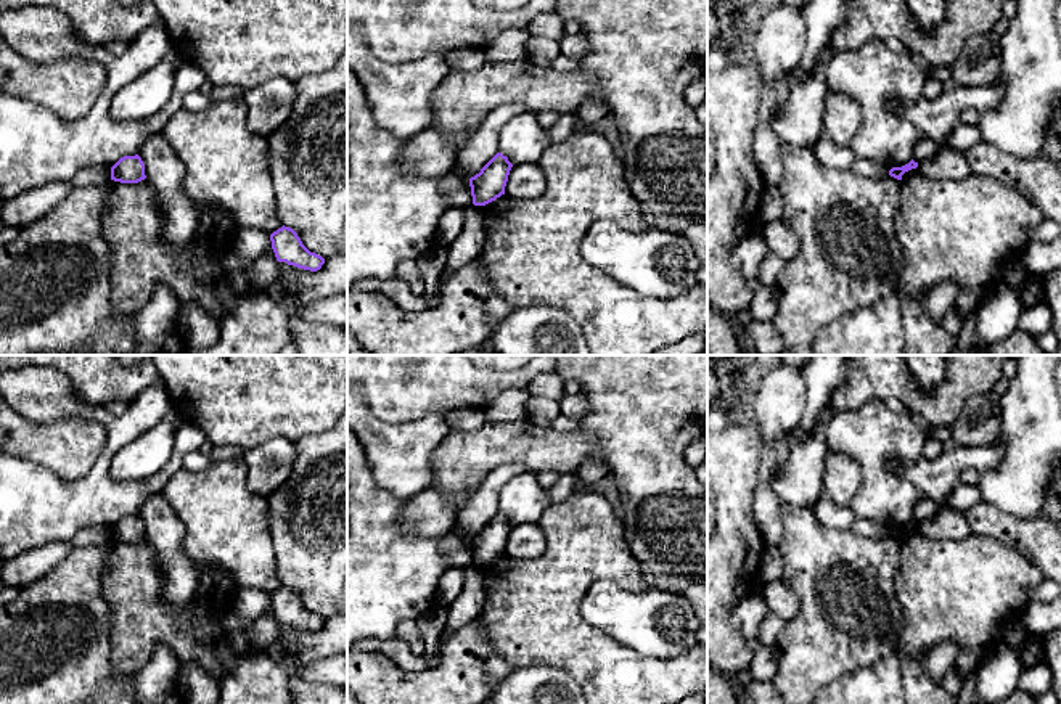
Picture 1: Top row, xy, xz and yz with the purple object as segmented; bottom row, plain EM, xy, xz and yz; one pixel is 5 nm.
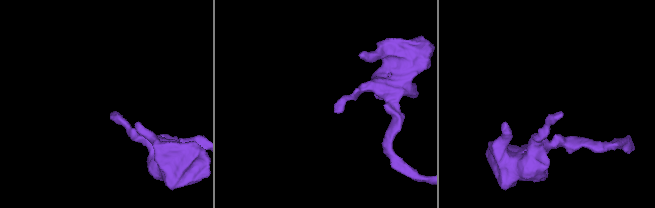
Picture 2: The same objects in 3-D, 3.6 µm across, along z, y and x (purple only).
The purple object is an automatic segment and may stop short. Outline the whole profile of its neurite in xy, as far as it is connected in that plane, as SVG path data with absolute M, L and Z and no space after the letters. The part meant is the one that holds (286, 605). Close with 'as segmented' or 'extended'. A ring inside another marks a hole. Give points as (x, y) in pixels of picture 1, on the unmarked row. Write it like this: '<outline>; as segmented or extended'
M281 587L270 595L272 609L278 622L286 622L297 628L317 632L325 624L325 619L315 612L310 612L289 587Z; as segmented

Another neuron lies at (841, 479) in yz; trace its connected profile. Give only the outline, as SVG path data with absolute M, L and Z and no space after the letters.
M830 450L825 461L823 493L839 508L847 508L862 484L855 460Z

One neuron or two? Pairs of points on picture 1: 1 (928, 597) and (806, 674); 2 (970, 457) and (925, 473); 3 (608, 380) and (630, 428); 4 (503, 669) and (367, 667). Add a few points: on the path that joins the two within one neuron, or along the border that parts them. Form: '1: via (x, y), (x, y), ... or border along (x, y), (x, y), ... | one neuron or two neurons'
1: border along (896, 576), (901, 626), (893, 645) | two neurons
2: via (958, 460), (942, 473), (936, 473) | one neuron
3: via (619, 391), (630, 402), (630, 417) | one neuron
4: via (470, 672), (458, 683), (401, 683) | one neuron

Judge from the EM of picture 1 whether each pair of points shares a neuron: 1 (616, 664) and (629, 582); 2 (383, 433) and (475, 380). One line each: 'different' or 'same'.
1: same
2: different

